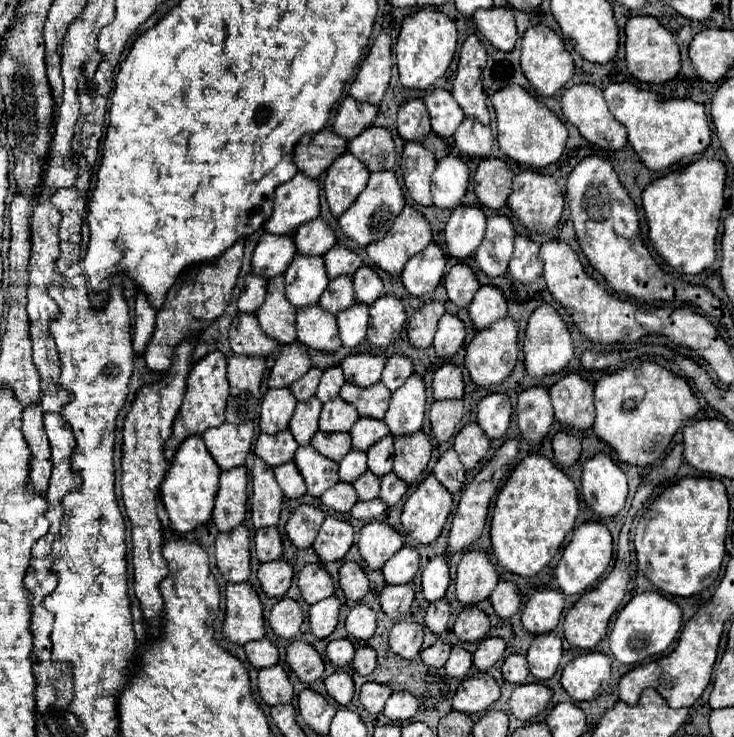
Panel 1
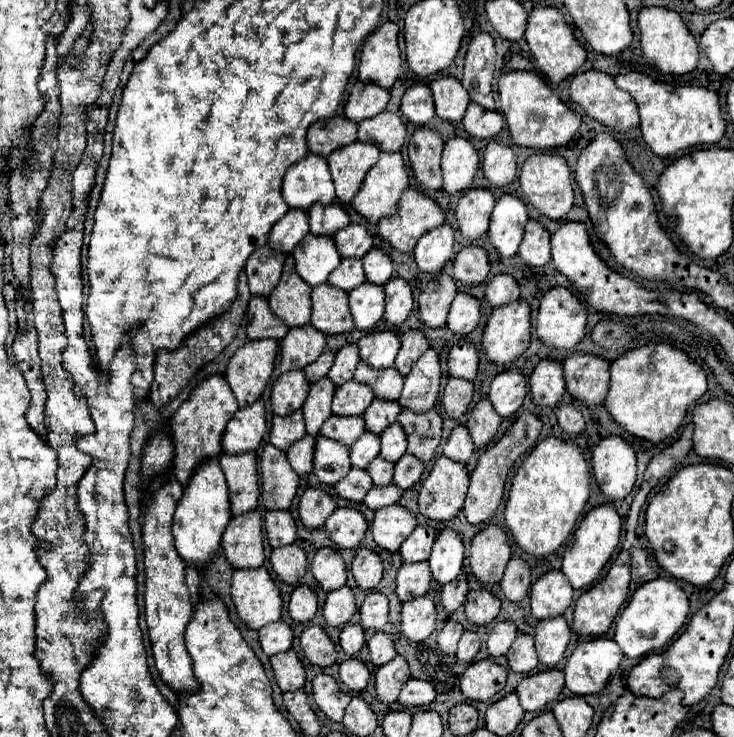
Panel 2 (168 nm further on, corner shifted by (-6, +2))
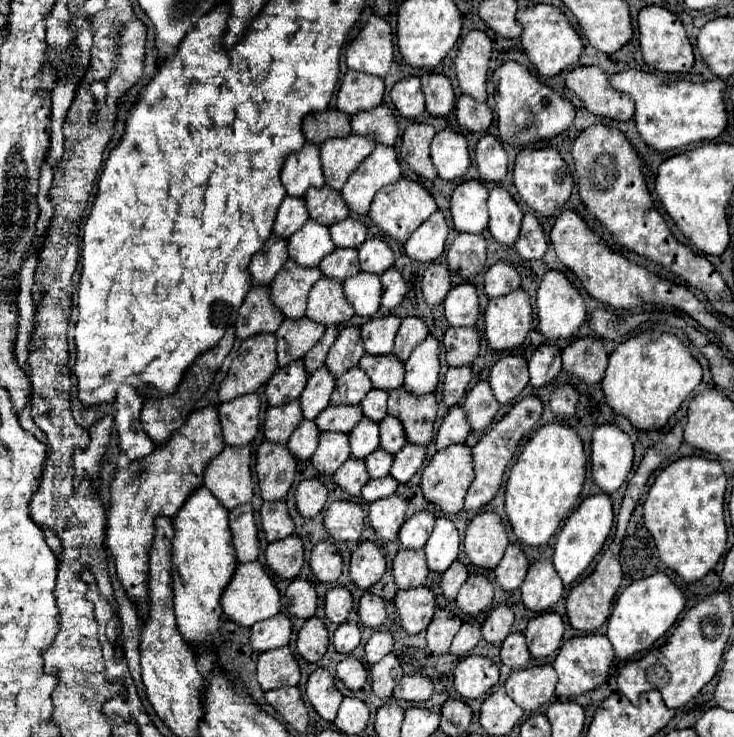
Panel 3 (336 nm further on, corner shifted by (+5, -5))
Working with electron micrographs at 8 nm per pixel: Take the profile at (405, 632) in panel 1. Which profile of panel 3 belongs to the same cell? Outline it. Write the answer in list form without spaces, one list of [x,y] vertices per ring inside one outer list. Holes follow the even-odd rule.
[[[427,586],[399,590],[395,598],[395,608],[405,632],[409,636],[417,636],[429,626],[435,614],[435,594]]]

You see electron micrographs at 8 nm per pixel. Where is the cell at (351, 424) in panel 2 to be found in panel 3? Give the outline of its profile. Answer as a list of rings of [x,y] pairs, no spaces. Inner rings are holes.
[[[327,406],[321,416],[317,416],[315,424],[321,432],[341,432],[349,434],[361,420],[361,406],[349,408],[349,406]]]

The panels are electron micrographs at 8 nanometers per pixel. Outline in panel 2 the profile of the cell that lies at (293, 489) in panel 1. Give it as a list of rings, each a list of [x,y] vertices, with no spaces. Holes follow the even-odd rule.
[[[304,435],[300,441],[296,441],[296,445],[292,445],[292,449],[286,451],[290,465],[292,465],[292,469],[298,475],[304,475],[304,473],[310,473],[312,471],[314,445],[316,445],[316,437]]]

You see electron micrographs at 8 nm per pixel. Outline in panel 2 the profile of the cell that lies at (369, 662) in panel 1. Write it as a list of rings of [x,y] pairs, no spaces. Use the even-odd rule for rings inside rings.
[[[376,633],[368,641],[368,649],[370,649],[370,657],[372,657],[374,665],[384,665],[386,661],[390,661],[396,655],[394,639],[388,633]]]

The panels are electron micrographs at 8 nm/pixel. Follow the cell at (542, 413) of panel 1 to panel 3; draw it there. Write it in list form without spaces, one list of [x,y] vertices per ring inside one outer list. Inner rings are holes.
[[[555,344],[539,346],[529,360],[529,384],[543,388],[551,384],[561,372],[561,350]]]

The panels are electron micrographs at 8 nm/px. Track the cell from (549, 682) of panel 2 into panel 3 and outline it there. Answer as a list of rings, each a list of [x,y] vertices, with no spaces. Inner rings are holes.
[[[533,666],[513,672],[505,682],[505,690],[525,712],[535,712],[553,698],[555,684],[557,674],[551,666]]]

